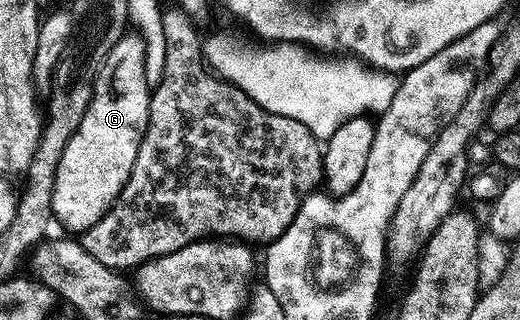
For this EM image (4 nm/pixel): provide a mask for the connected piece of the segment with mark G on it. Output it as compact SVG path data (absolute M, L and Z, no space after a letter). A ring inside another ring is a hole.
M124 33L109 49L105 61L93 75L93 97L89 101L89 109L85 109L85 117L81 117L81 125L77 125L77 133L69 137L69 145L65 145L65 153L61 153L61 161L57 165L57 173L53 181L53 201L51 213L56 224L64 227L64 232L82 233L101 221L101 217L116 206L123 187L129 181L133 161L137 161L137 149L143 140L143 134L149 121L149 105L152 88L147 86L145 77L145 47L143 38L138 33Z

